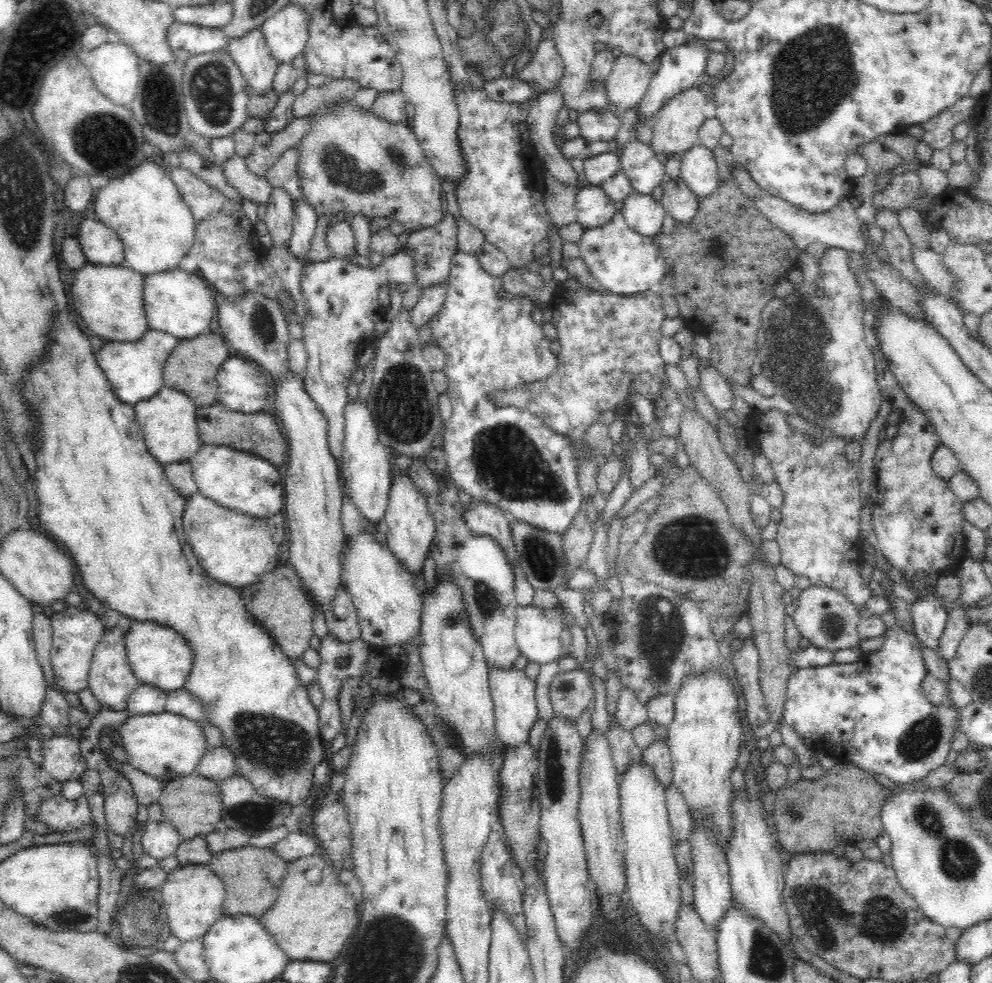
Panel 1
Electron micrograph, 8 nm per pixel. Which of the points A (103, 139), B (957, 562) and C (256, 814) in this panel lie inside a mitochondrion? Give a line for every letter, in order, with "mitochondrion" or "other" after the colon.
A: mitochondrion
B: other
C: mitochondrion

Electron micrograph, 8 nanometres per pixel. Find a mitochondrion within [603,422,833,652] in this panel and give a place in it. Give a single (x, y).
(685, 548)

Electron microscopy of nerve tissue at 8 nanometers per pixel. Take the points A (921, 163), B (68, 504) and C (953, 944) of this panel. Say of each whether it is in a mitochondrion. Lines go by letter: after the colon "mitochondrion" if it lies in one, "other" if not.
A: other
B: other
C: other

